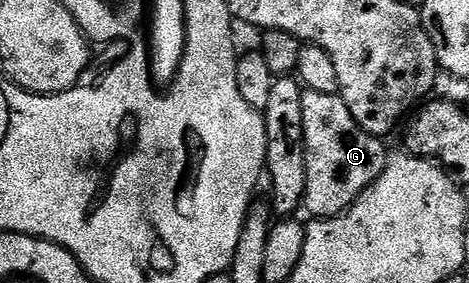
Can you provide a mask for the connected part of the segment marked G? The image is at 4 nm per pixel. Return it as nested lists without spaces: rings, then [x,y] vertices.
[[[309,90],[303,91],[302,101],[304,102],[304,138],[306,139],[306,199],[304,201],[305,211],[310,211],[309,214],[314,218],[325,218],[327,216],[339,216],[341,212],[345,212],[371,184],[375,184],[380,178],[380,174],[384,174],[386,165],[388,163],[388,155],[386,156],[386,148],[382,145],[383,141],[377,136],[373,136],[367,132],[361,124],[358,123],[357,118],[351,114],[350,105],[346,103],[345,99],[338,94],[320,94],[319,92],[311,92]]]

